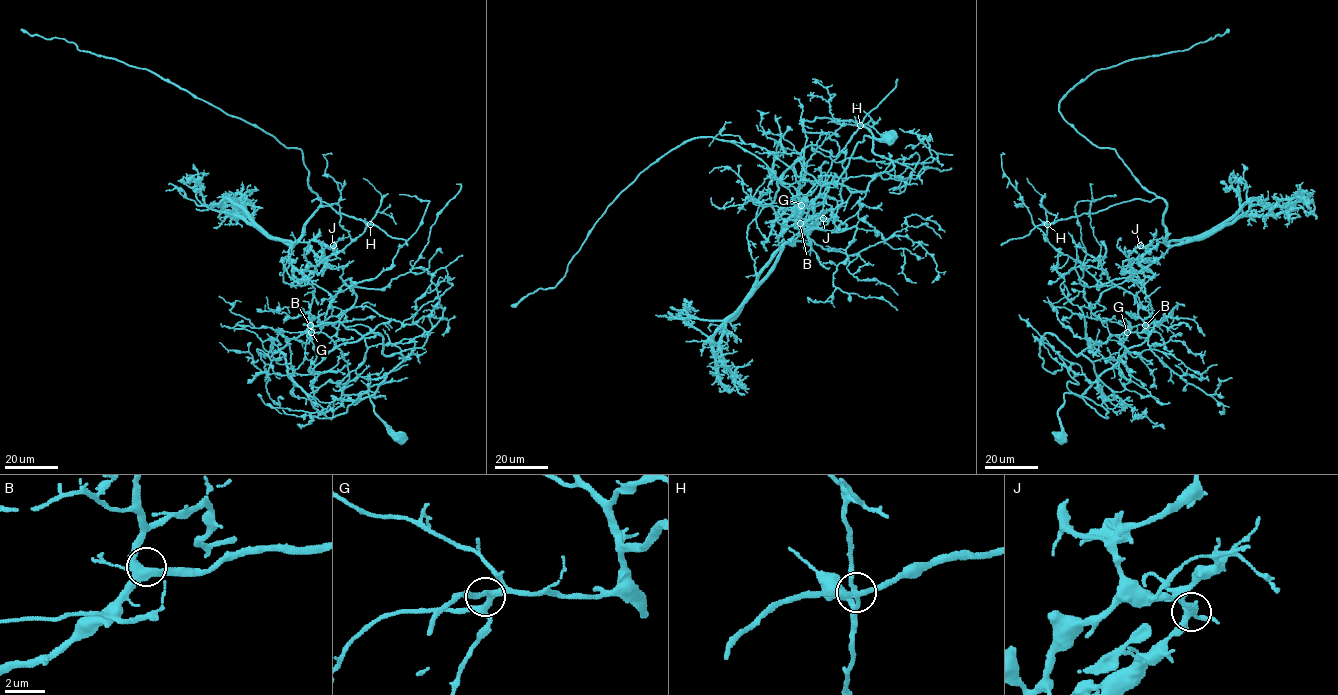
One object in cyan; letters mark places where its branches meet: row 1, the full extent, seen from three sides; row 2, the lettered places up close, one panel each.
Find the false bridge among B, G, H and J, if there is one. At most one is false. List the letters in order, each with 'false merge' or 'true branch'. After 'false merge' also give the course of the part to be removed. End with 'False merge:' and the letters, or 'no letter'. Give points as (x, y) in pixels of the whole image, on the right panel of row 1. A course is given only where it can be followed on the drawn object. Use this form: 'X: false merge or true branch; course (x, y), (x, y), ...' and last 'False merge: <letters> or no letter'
B: true branch
G: true branch
H: false merge; course (1047, 224), (1157, 196), (1116, 151), (1064, 118), (1065, 95), (1096, 70), (1228, 29)
J: true branch
False merge: H

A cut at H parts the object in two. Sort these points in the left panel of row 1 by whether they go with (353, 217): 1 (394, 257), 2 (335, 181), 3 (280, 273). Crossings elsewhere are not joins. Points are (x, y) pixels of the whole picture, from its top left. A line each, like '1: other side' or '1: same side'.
1: other side
2: other side
3: other side

